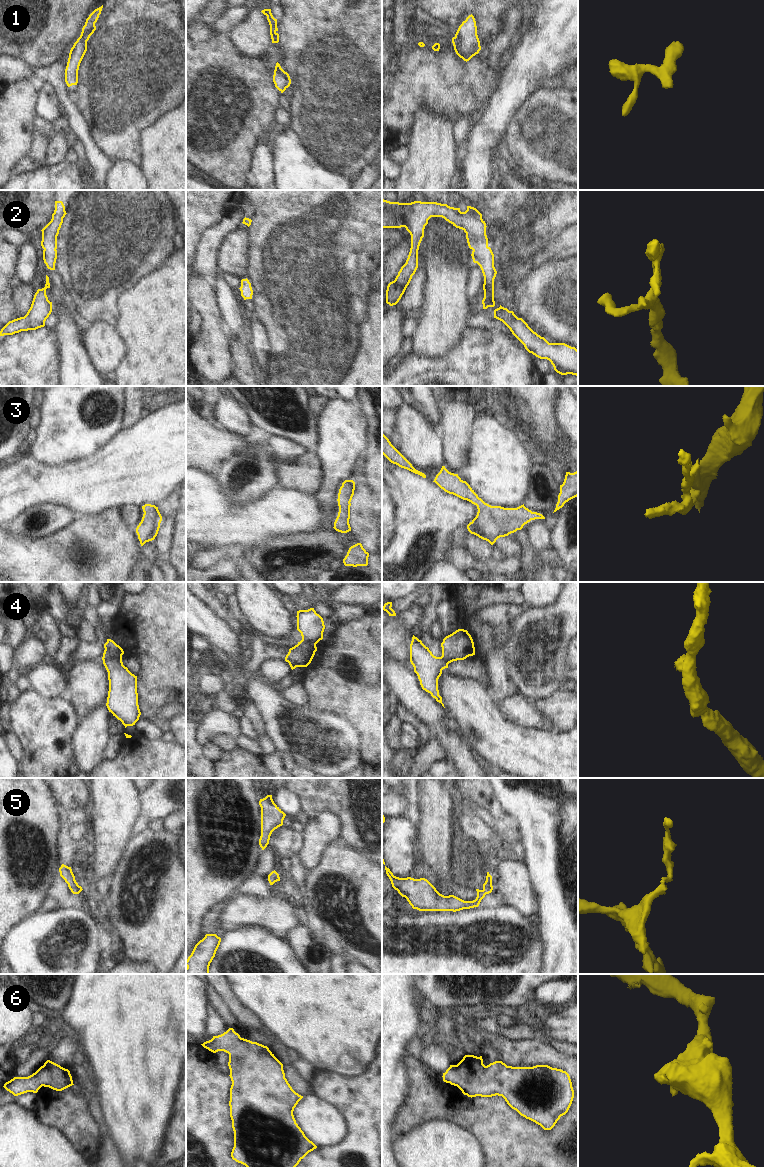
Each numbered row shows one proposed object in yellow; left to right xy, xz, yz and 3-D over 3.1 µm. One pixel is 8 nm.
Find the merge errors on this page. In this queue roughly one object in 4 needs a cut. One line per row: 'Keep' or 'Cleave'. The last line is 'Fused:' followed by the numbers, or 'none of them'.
1: Keep
2: Keep
3: Keep
4: Cleave
5: Keep
6: Keep
Fused: 4

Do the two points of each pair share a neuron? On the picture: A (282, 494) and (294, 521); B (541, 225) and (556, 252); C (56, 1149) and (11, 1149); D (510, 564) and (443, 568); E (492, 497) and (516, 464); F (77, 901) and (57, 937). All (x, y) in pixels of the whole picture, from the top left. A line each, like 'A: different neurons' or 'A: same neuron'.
A: same neuron
B: different neurons
C: same neuron
D: different neurons
E: same neuron
F: different neurons

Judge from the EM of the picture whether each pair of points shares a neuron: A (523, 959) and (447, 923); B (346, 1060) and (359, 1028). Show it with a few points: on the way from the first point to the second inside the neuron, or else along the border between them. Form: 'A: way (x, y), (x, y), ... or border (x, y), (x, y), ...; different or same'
A: way (504, 957), (481, 957), (466, 942); same
B: way (346, 1052), (346, 1041), (351, 1036); same

